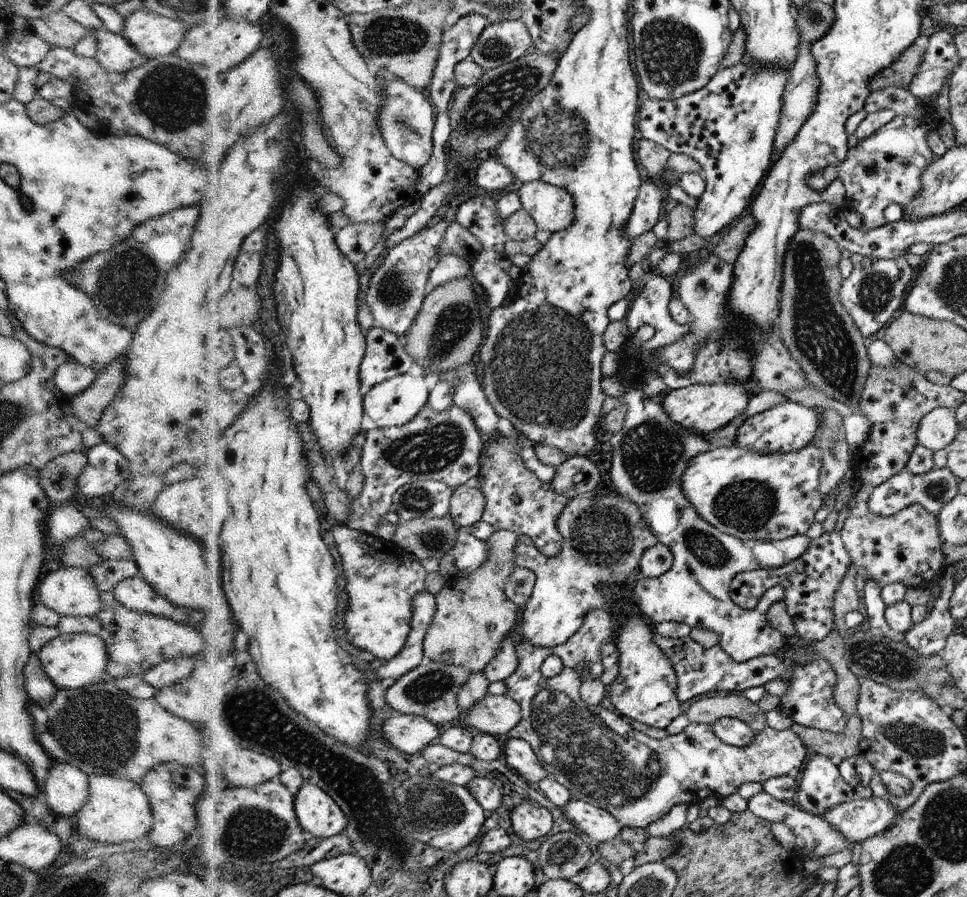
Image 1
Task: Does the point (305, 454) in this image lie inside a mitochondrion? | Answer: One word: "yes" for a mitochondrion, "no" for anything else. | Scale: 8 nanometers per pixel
no

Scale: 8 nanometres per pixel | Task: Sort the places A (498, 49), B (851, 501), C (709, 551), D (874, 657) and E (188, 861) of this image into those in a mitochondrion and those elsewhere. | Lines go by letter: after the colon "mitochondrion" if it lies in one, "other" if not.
A: mitochondrion
B: other
C: mitochondrion
D: mitochondrion
E: other

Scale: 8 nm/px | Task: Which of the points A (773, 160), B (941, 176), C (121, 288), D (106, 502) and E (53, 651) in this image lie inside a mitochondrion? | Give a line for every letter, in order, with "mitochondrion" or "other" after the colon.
A: other
B: mitochondrion
C: mitochondrion
D: other
E: other

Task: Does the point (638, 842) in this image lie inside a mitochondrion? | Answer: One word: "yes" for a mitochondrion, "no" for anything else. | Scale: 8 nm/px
no

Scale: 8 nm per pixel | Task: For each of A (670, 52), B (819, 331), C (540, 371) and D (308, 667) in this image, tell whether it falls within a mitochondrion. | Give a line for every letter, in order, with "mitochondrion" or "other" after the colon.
A: mitochondrion
B: mitochondrion
C: mitochondrion
D: other

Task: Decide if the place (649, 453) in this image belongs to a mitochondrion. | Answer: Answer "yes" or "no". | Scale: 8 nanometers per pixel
yes

